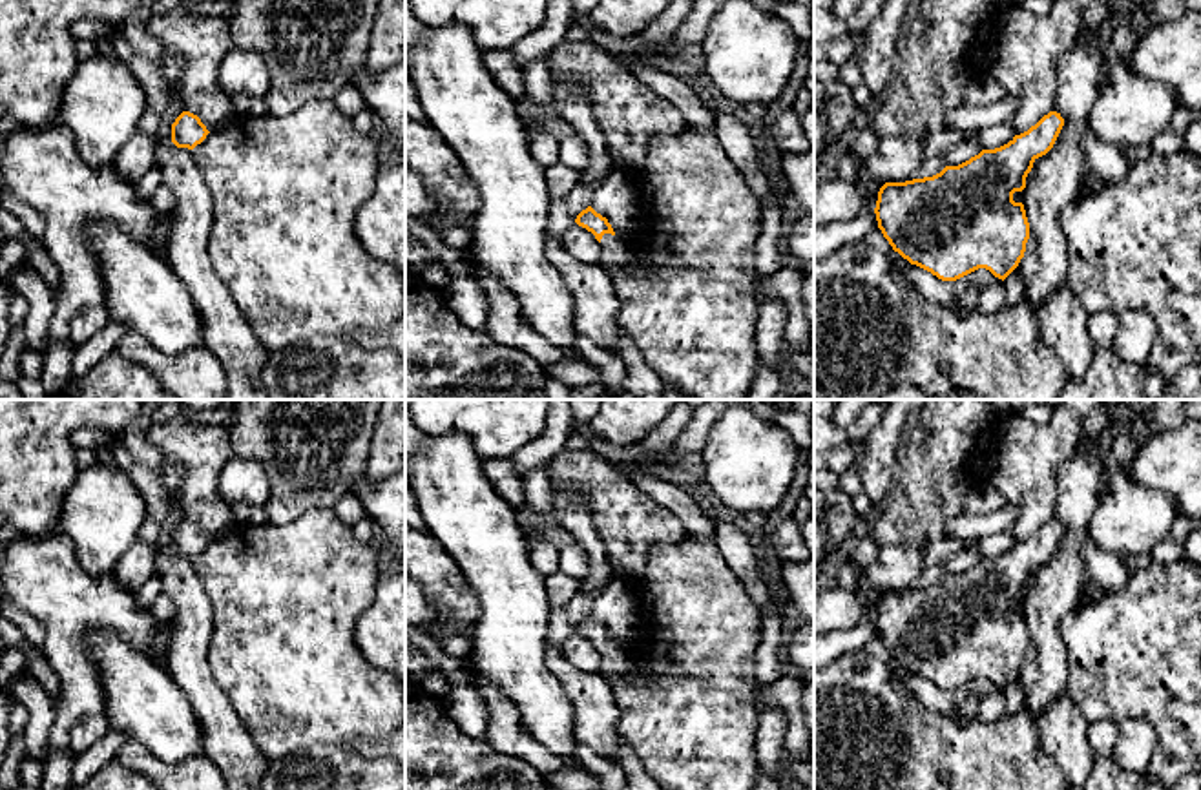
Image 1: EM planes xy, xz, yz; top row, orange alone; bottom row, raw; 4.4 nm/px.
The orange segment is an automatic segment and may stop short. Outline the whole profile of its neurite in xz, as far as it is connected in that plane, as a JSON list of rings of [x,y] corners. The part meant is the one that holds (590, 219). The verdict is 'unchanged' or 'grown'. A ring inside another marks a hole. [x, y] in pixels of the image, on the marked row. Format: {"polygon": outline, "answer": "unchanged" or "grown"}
{"polygon": [[[591,206],[582,210],[575,223],[591,232],[600,243],[600,266],[604,270],[622,272],[635,261],[637,248],[628,239],[619,237],[608,219],[597,213]]], "answer": "grown"}

